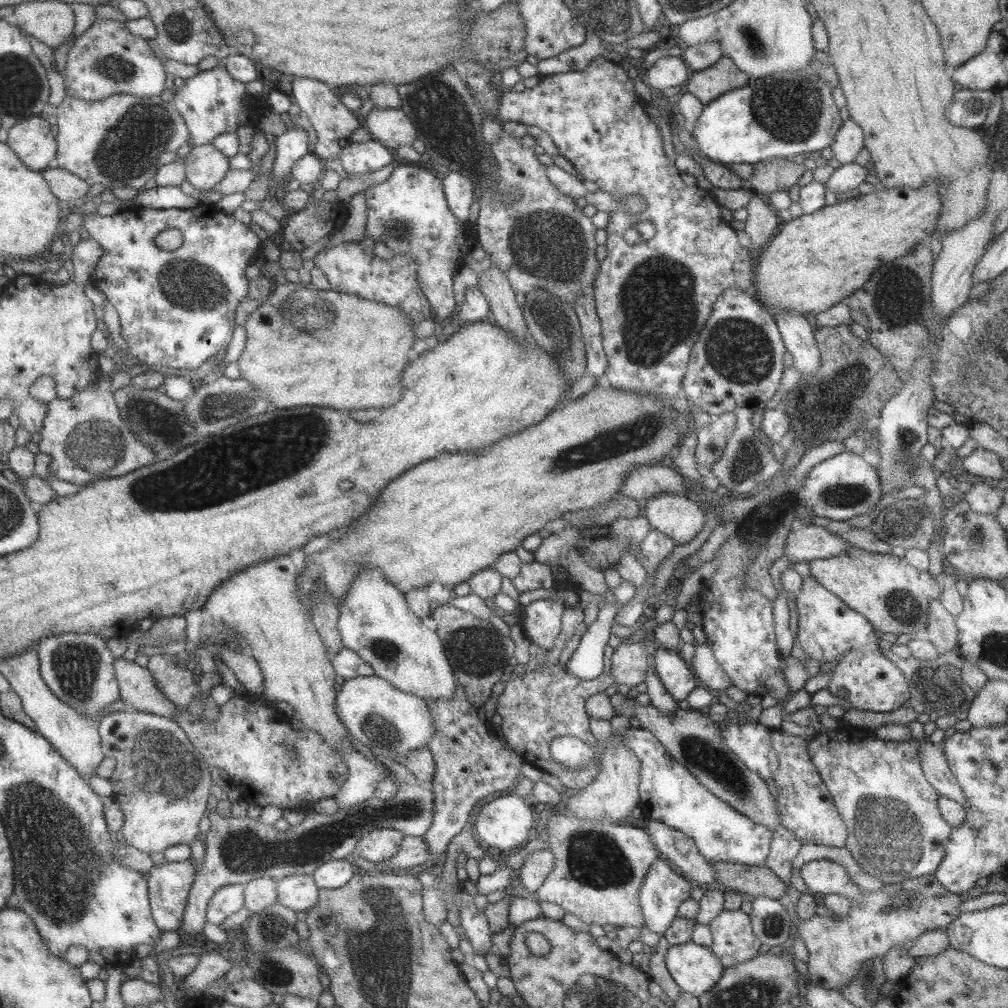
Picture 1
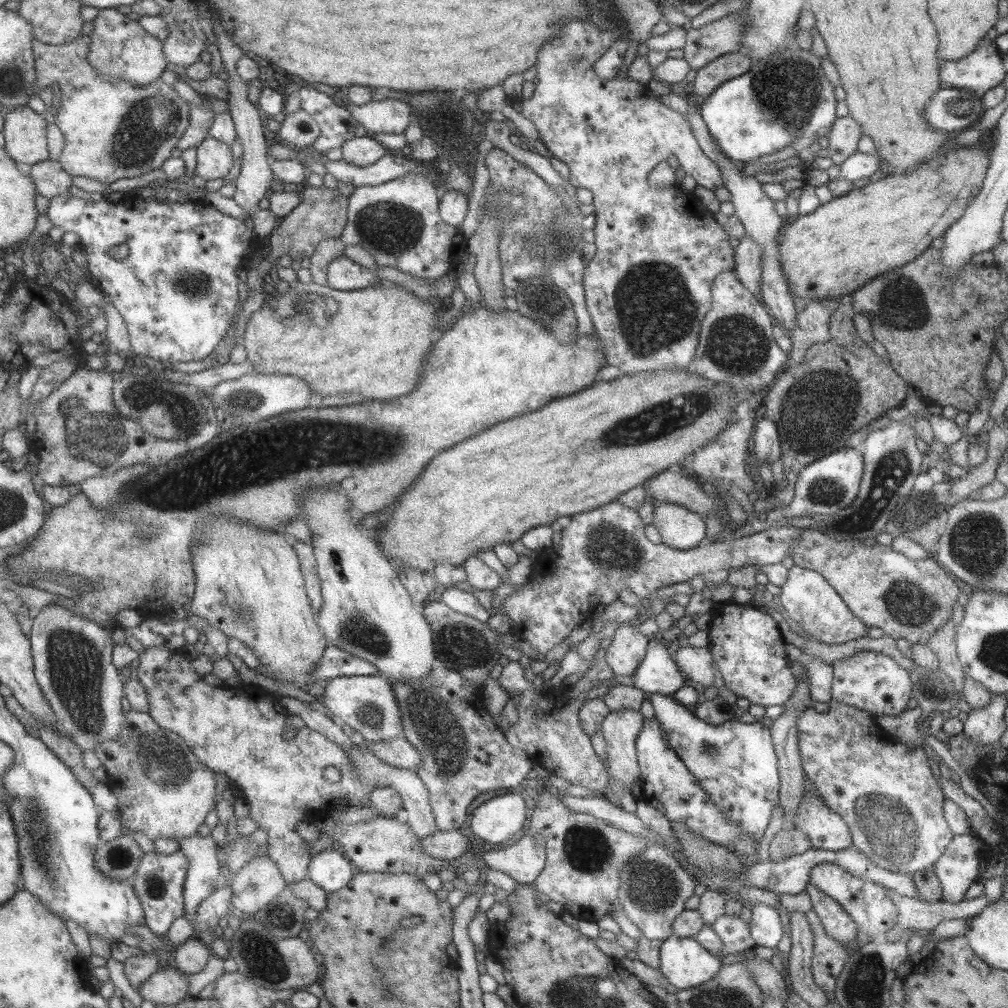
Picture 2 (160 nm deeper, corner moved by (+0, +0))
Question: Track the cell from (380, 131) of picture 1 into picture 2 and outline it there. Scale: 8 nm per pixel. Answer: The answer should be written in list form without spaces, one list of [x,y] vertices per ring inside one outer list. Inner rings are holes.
[[[397,99],[369,101],[362,105],[349,100],[343,105],[349,114],[371,134],[401,134],[409,126],[410,106]]]

